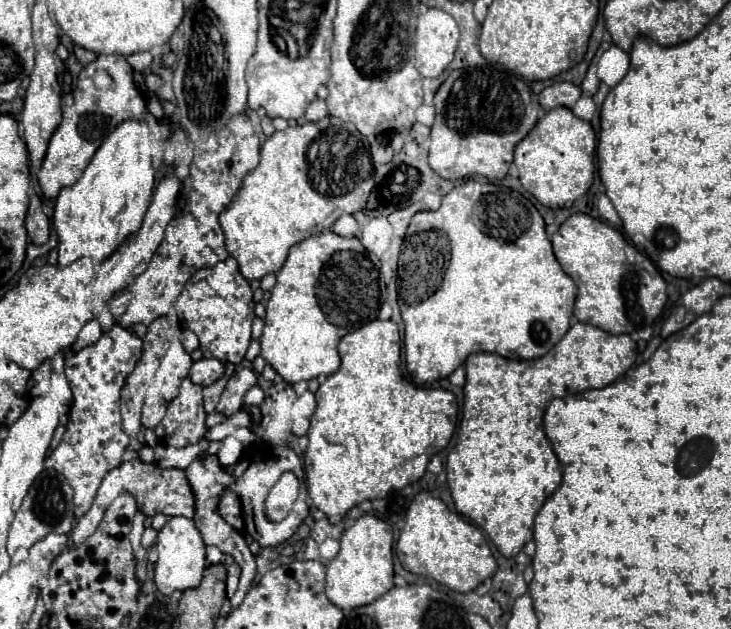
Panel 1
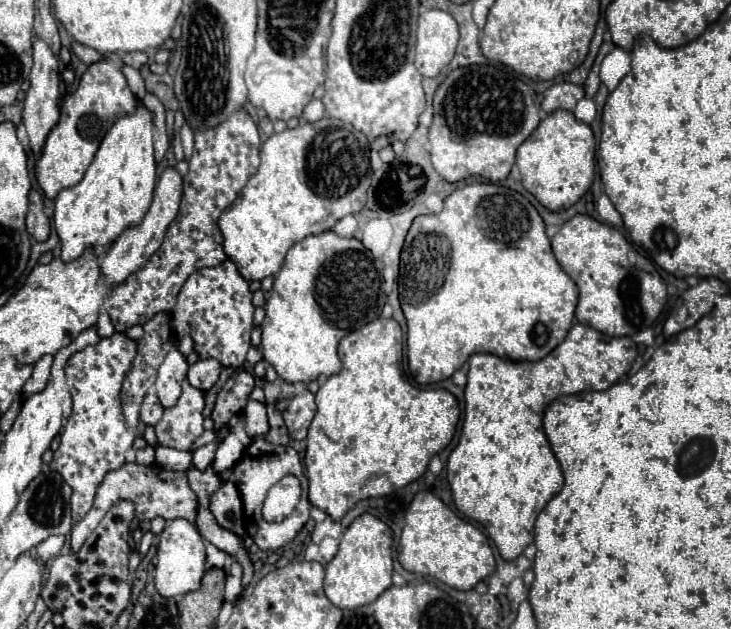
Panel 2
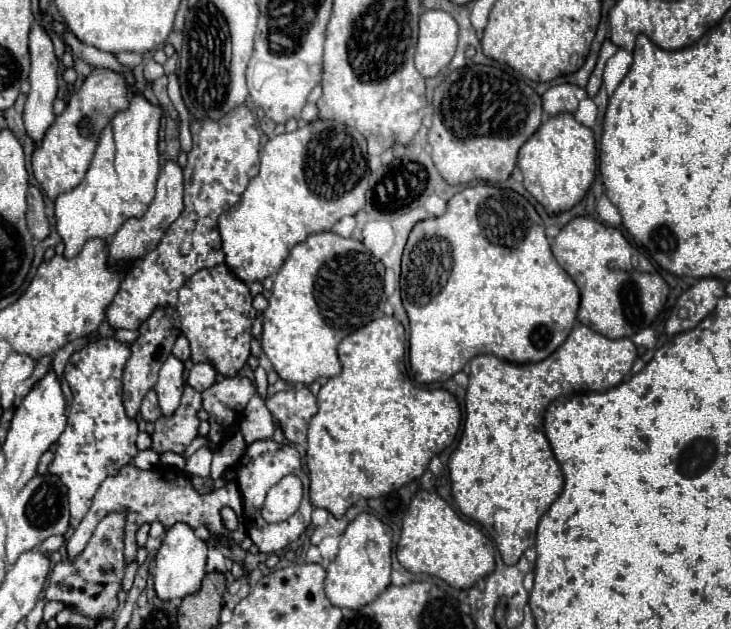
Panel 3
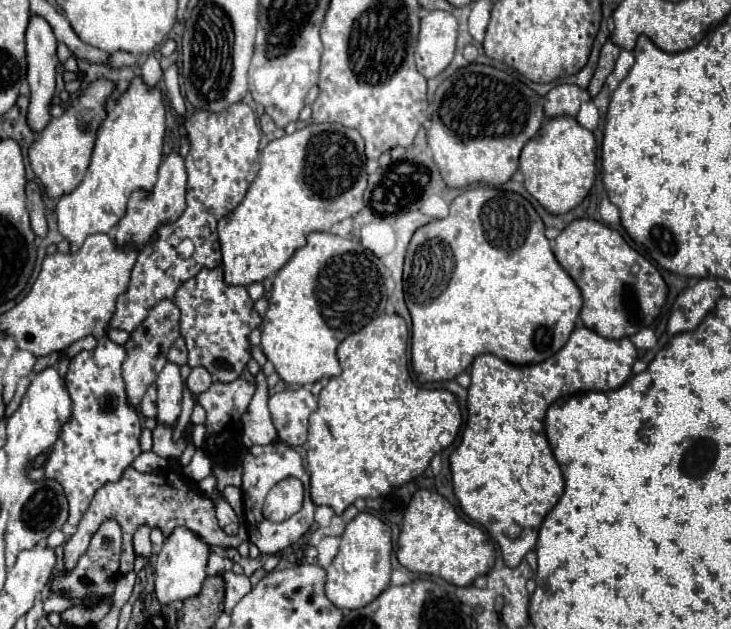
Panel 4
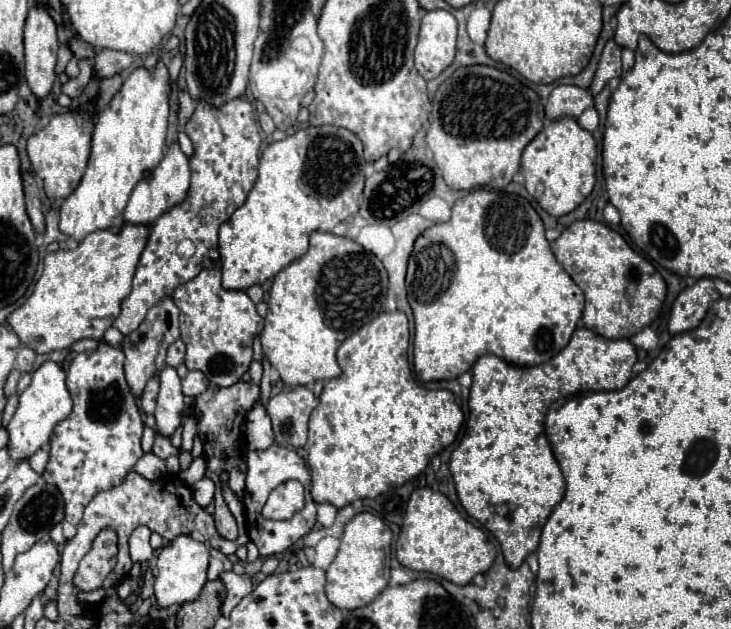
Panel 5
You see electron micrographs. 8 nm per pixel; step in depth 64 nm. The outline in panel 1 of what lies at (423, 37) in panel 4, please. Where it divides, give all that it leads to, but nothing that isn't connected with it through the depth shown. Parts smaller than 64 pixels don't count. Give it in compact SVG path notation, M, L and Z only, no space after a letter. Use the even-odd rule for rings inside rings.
M428 8L416 22L416 68L424 78L436 78L452 62L460 40L456 20L442 8Z

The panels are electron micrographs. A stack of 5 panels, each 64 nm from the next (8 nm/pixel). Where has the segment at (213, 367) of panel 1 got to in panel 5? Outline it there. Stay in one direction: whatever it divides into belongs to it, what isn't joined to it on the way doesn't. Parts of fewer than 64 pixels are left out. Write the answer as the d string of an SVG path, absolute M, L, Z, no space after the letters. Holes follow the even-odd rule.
M194 370L194 372L188 372L186 378L182 380L182 392L184 396L190 396L190 398L196 398L198 394L202 394L204 390L208 388L208 380L202 372Z

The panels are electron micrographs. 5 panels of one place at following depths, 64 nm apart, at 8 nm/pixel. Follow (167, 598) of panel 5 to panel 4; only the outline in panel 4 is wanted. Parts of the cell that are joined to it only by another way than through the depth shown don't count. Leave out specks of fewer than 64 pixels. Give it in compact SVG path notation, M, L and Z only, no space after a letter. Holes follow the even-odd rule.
M176 528L166 540L164 546L160 550L160 554L156 556L156 566L154 566L154 578L156 578L156 598L162 604L170 604L170 602L182 602L186 598L194 598L204 580L206 580L206 564L208 564L208 554L210 554L210 546L200 540L194 532L186 530L186 528Z

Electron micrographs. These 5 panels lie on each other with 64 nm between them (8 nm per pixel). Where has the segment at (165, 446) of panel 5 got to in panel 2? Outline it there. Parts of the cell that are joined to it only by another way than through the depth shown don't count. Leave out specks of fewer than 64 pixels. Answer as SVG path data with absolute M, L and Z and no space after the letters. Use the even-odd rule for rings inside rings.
M184 380L178 404L174 408L164 410L164 416L156 424L158 446L188 450L190 444L204 432L202 410L204 410L204 392L190 386L190 382Z

